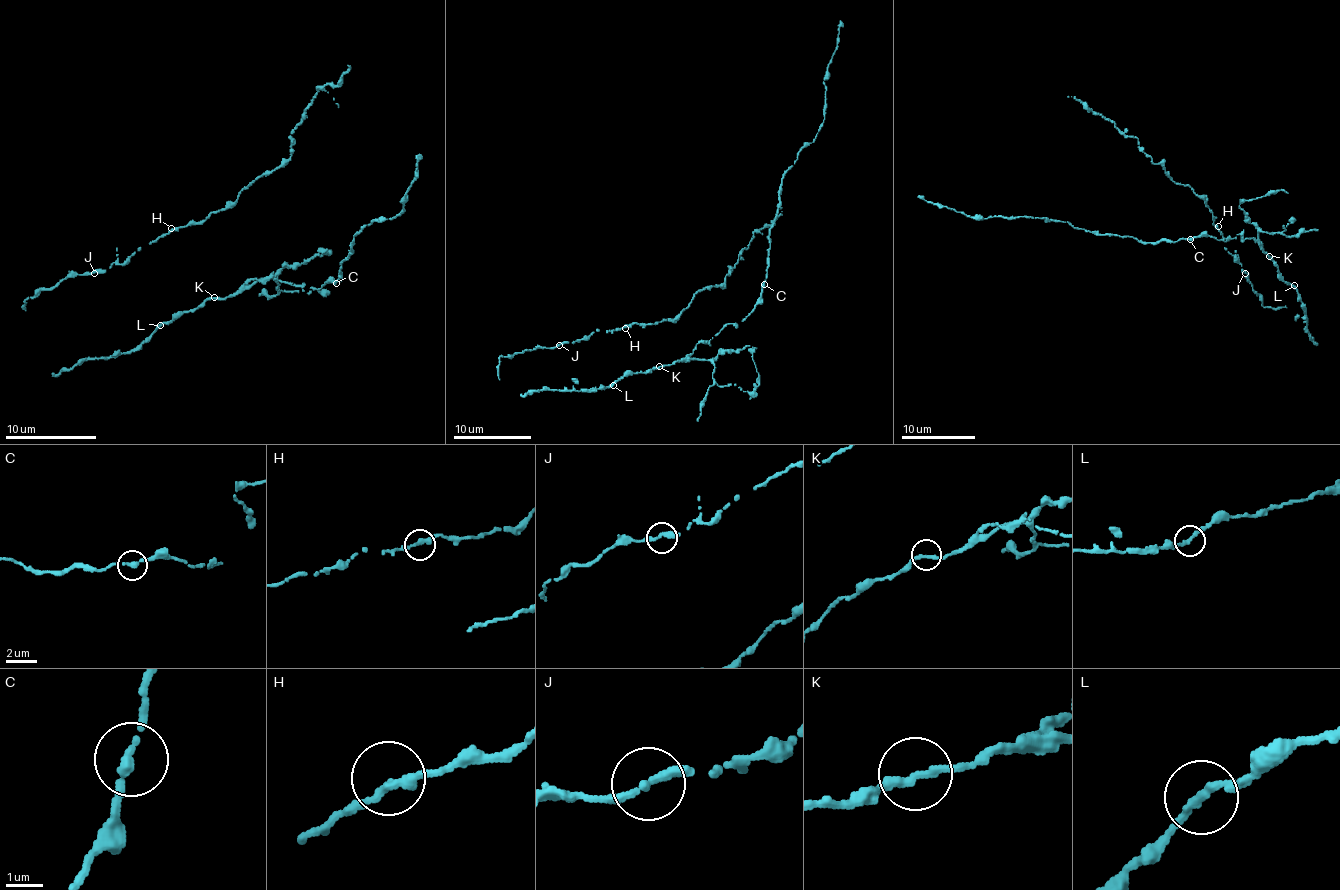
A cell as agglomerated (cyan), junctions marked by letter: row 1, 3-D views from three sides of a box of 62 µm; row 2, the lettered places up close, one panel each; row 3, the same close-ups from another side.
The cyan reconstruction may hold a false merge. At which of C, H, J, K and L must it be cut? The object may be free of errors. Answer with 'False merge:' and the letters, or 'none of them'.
False merge: none of them

